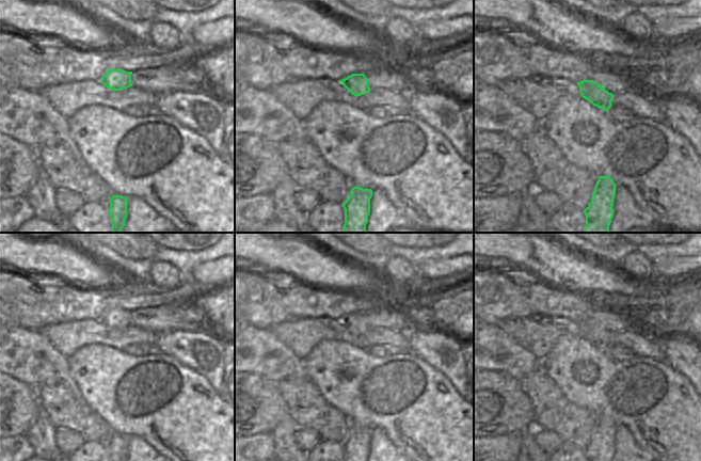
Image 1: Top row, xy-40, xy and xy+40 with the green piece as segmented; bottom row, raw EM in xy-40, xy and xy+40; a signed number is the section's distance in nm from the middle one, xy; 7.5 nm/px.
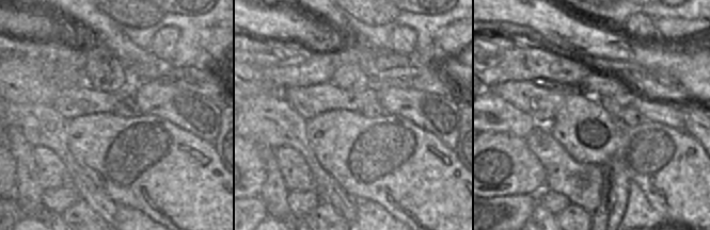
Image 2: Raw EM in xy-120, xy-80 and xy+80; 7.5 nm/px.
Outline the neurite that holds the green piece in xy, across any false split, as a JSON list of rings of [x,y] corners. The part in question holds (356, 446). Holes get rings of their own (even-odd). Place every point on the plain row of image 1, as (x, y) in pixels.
[[[353,426],[348,439],[342,443],[345,461],[368,461],[371,435],[371,428]]]

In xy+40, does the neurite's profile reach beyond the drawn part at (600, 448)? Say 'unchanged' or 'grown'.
unchanged

